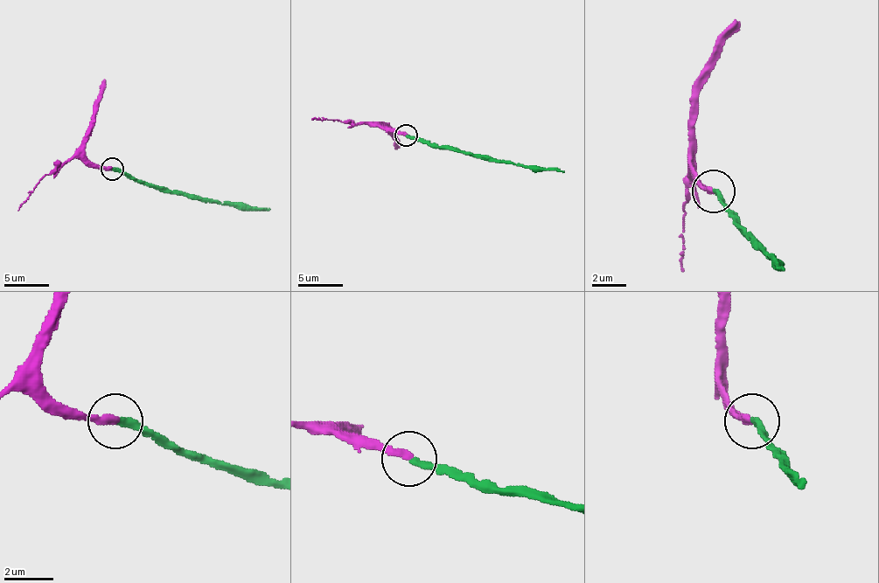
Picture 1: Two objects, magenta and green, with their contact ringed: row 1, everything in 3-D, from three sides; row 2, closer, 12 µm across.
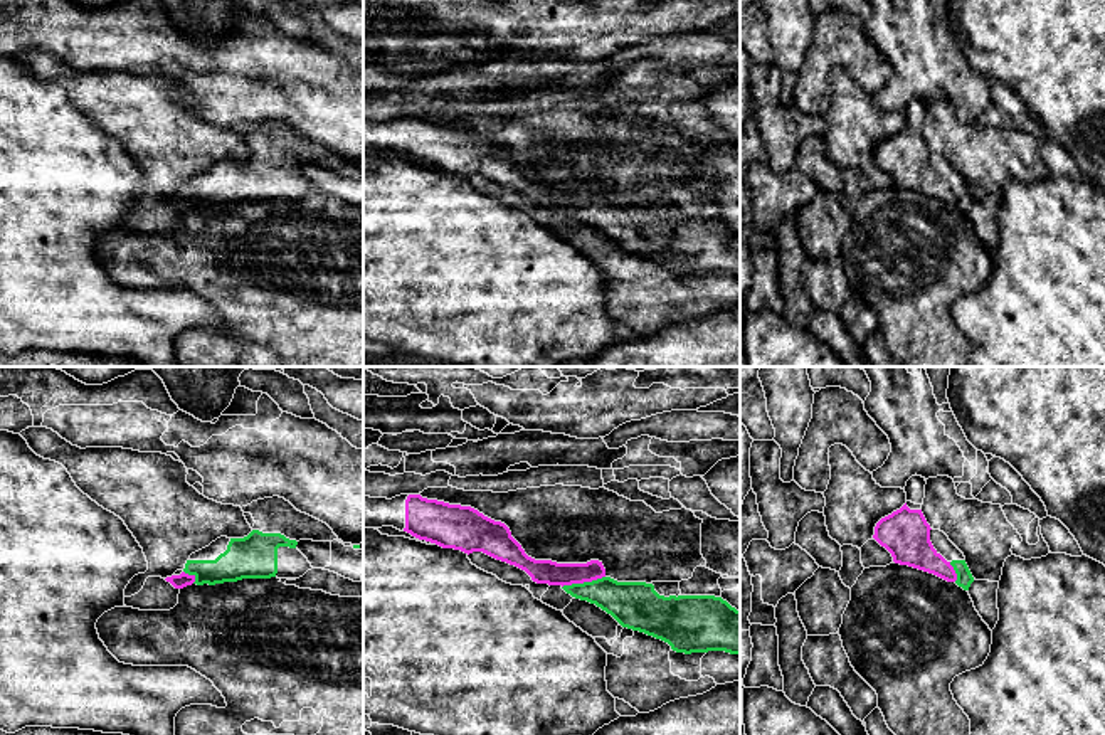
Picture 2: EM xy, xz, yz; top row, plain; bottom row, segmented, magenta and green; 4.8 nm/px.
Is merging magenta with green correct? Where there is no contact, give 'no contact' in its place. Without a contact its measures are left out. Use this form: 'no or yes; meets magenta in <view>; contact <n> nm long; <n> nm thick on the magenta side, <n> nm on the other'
yes; meets magenta in xz; contact 220 nm long; 110 nm thick on the magenta side, 200 nm on the other

